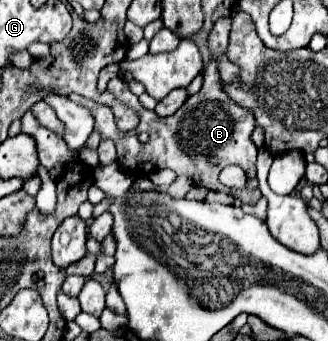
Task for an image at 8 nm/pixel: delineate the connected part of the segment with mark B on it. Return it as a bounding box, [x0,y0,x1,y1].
[68,16,262,206]

